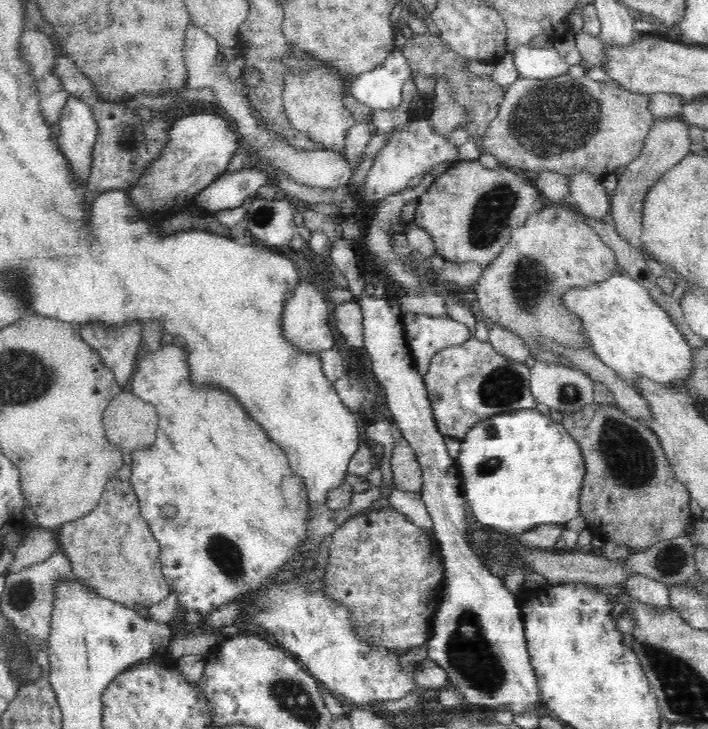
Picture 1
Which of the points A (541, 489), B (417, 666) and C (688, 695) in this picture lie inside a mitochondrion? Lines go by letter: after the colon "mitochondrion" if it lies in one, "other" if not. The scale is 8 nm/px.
A: other
B: other
C: mitochondrion

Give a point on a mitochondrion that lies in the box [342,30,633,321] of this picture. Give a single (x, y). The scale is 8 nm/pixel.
(550, 121)

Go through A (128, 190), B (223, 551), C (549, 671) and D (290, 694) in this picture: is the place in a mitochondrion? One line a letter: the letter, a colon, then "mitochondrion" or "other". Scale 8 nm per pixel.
A: other
B: mitochondrion
C: other
D: mitochondrion

